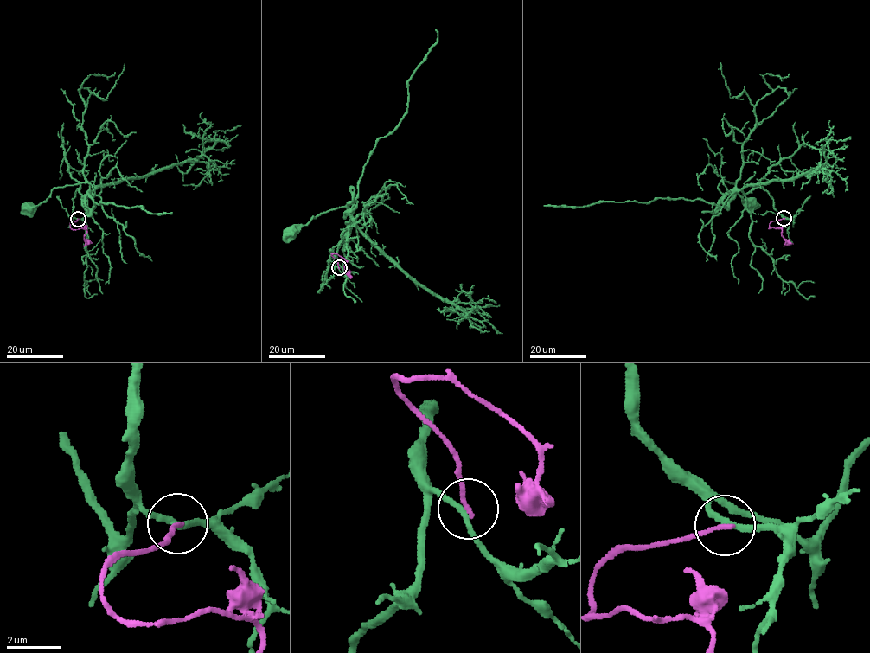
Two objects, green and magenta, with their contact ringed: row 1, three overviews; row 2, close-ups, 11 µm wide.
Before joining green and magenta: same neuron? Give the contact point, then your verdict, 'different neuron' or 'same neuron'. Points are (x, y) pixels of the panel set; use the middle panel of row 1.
(339, 267) | different neuron

